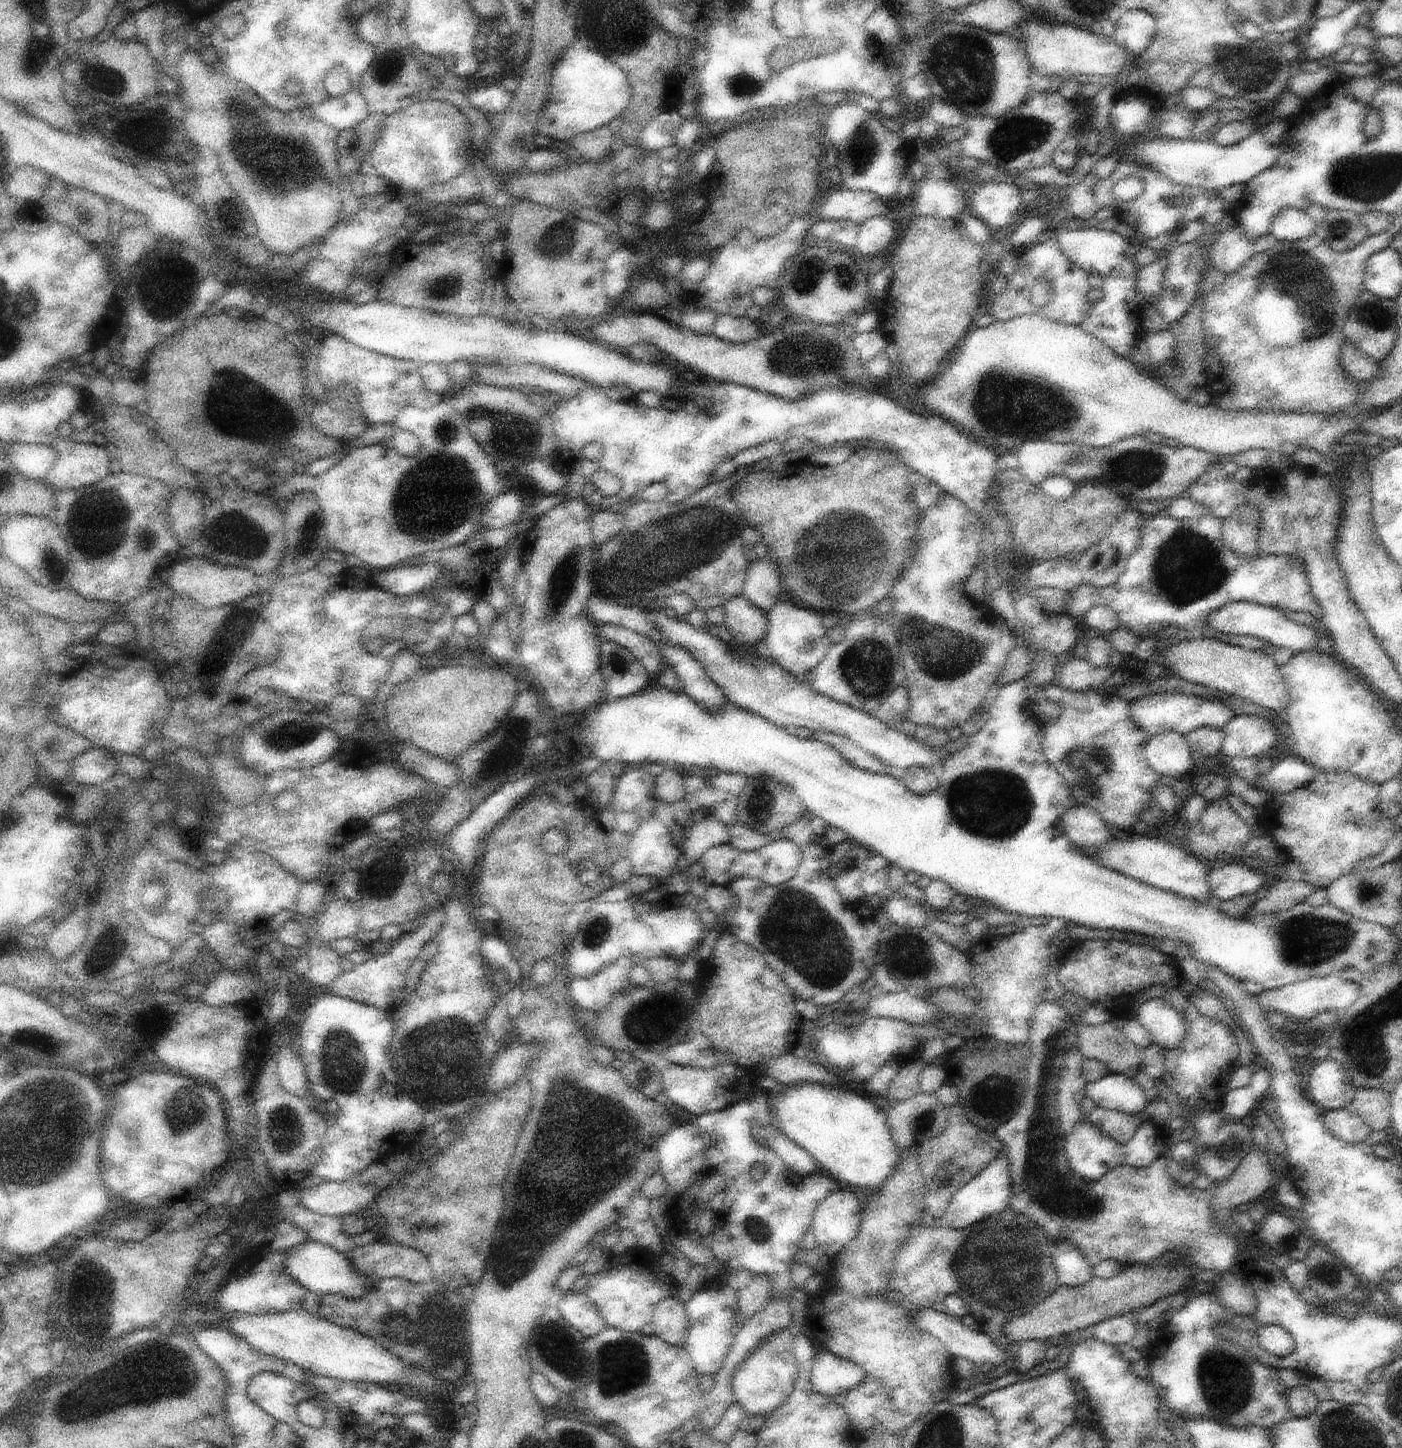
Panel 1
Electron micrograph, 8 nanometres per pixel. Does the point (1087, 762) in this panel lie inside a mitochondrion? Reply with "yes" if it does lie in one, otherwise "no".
yes

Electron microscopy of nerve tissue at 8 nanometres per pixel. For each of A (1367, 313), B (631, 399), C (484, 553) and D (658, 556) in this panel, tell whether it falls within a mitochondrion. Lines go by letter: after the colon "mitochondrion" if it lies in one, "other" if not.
A: mitochondrion
B: other
C: other
D: mitochondrion

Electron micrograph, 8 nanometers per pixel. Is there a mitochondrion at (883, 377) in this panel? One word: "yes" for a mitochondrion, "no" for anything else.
no

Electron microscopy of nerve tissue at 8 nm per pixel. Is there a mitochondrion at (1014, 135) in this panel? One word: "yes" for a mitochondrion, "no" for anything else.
yes

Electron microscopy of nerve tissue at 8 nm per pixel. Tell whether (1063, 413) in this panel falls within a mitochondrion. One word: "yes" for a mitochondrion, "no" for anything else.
yes

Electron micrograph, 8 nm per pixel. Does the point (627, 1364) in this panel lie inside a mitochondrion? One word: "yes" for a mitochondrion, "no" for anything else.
yes

